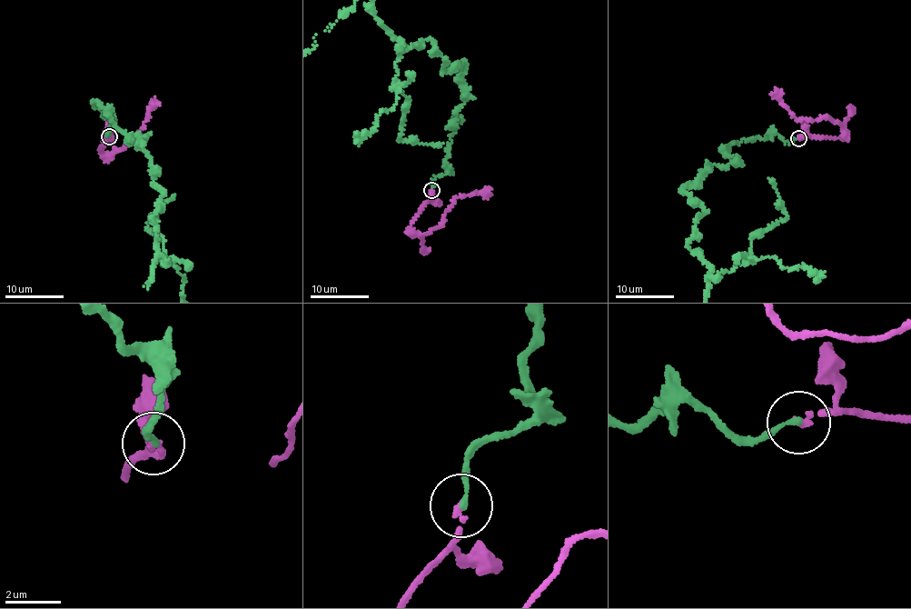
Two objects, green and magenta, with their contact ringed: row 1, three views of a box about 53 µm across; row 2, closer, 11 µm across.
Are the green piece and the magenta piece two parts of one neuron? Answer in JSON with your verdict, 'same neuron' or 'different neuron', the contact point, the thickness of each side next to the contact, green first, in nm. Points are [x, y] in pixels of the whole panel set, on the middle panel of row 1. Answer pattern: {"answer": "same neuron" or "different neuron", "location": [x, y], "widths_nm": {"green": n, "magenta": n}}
{"answer": "same neuron", "location": [431, 190], "widths_nm": {"green": 190, "magenta": 190}}

